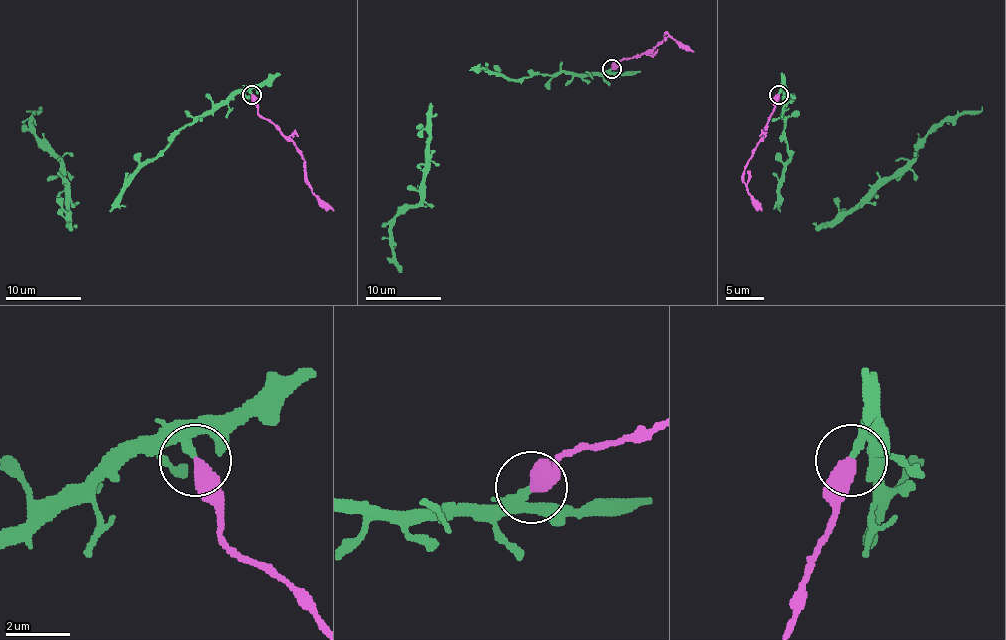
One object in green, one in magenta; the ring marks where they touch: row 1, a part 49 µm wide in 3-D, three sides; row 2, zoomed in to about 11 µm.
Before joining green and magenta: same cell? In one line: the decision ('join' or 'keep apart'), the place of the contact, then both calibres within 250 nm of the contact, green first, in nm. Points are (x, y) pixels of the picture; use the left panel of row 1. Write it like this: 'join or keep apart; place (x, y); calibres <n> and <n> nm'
keep apart; place (251, 94); calibres 260 and 500 nm

